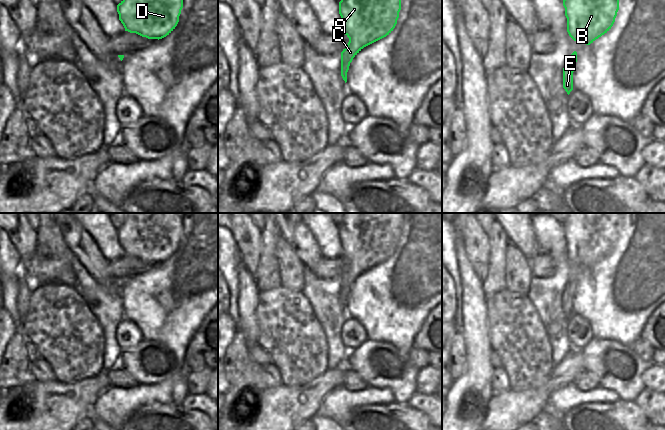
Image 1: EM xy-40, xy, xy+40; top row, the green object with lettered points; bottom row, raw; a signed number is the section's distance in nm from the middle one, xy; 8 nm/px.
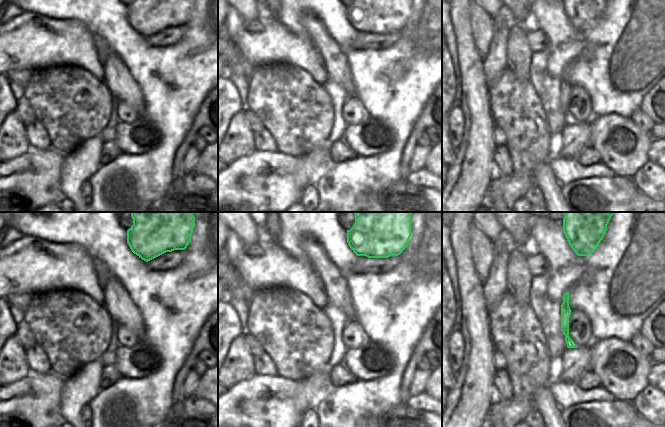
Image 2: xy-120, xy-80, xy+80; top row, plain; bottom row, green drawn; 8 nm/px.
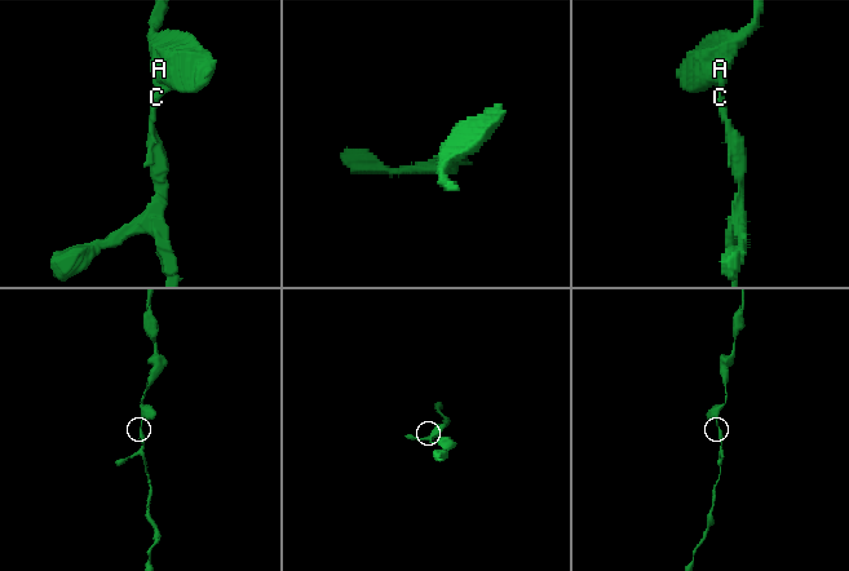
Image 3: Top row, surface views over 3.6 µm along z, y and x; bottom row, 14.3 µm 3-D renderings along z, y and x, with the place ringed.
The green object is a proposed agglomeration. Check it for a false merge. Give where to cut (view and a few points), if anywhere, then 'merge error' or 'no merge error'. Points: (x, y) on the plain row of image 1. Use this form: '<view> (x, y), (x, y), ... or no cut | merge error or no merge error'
no cut | no merge error

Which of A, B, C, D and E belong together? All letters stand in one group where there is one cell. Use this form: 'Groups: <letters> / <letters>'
Groups: A B C D E.

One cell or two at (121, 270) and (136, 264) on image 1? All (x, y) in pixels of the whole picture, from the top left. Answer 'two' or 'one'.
one

